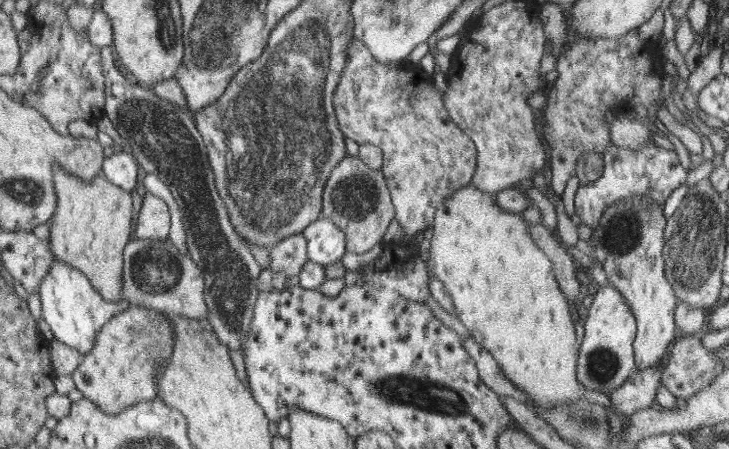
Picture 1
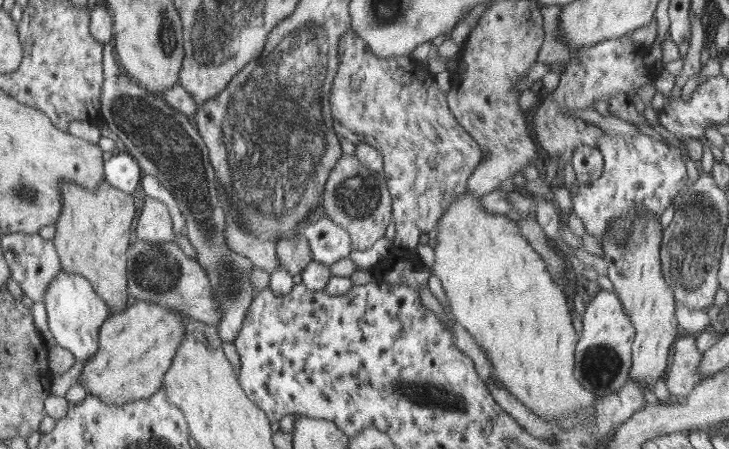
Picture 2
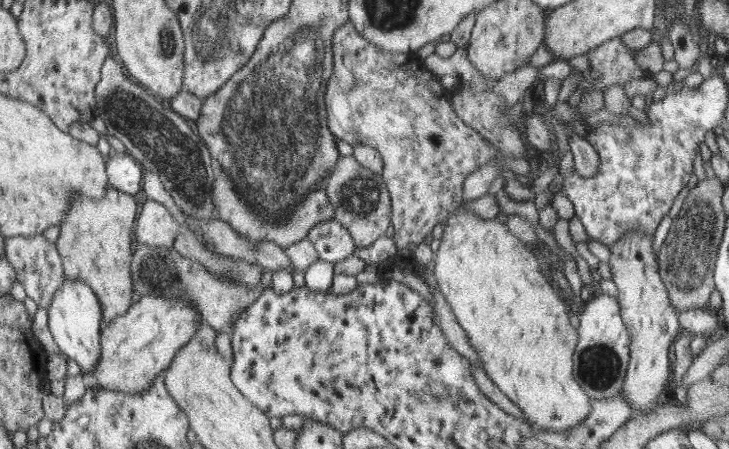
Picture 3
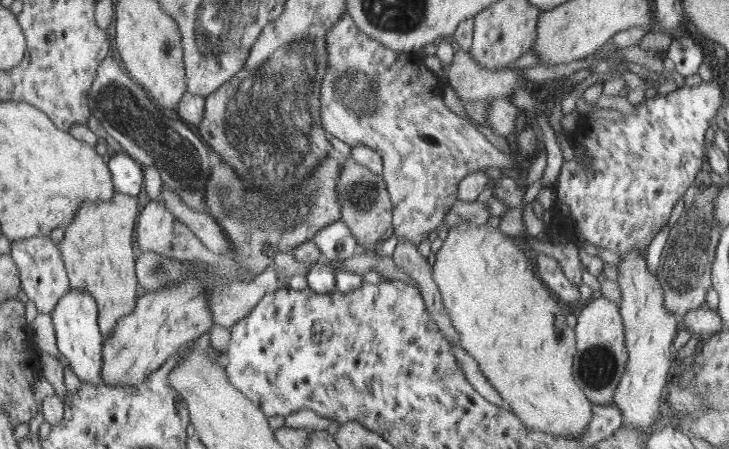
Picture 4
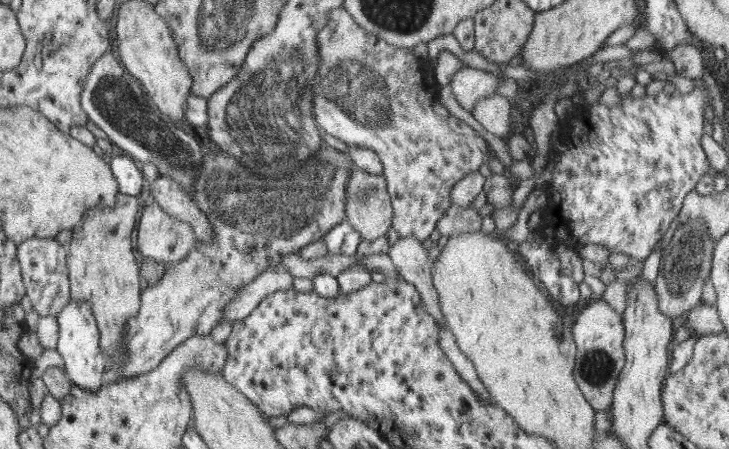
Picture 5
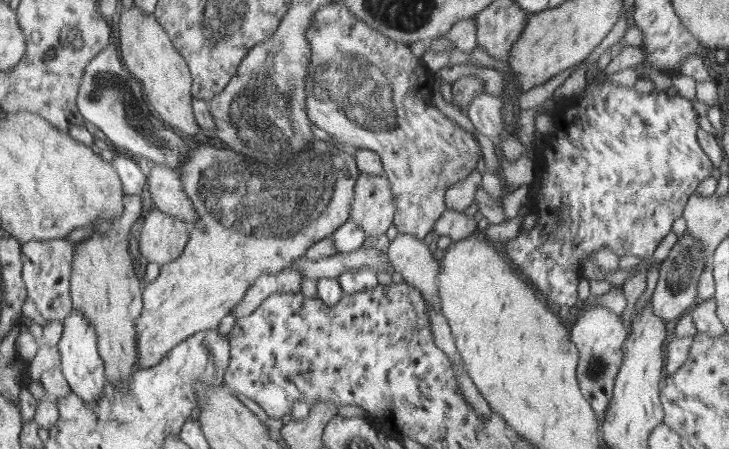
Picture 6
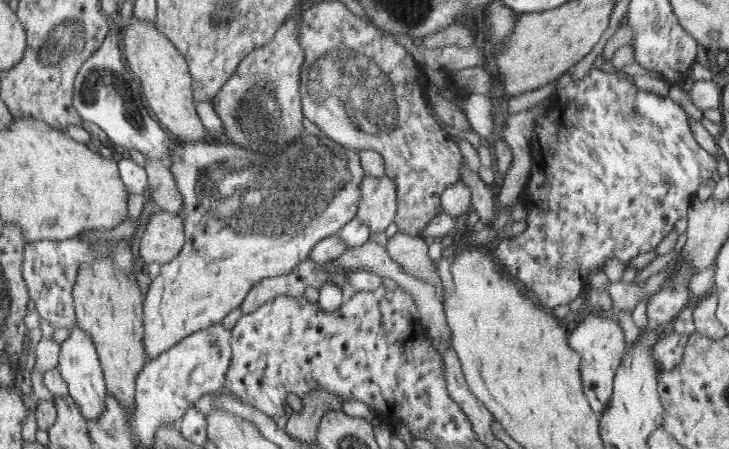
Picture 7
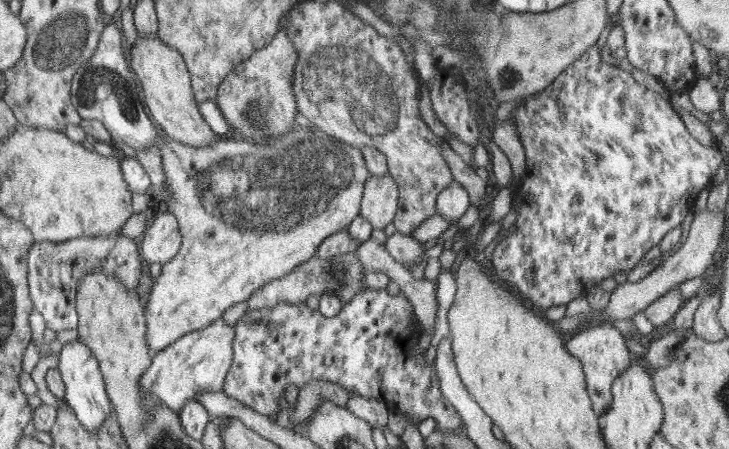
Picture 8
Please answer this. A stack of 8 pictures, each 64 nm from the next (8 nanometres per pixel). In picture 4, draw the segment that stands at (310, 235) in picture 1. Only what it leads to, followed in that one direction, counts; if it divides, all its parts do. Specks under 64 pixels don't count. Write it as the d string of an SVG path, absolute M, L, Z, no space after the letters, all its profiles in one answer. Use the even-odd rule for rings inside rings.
M339 218L335 223L318 230L312 241L319 249L321 260L343 260L360 249L347 225Z

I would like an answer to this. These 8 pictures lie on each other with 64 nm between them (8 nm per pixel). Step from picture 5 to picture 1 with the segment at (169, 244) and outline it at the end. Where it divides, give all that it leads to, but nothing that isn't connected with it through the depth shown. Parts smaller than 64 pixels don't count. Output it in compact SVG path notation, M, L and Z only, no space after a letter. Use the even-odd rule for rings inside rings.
M145 192L137 216L135 238L163 240L169 231L166 202L161 197Z

